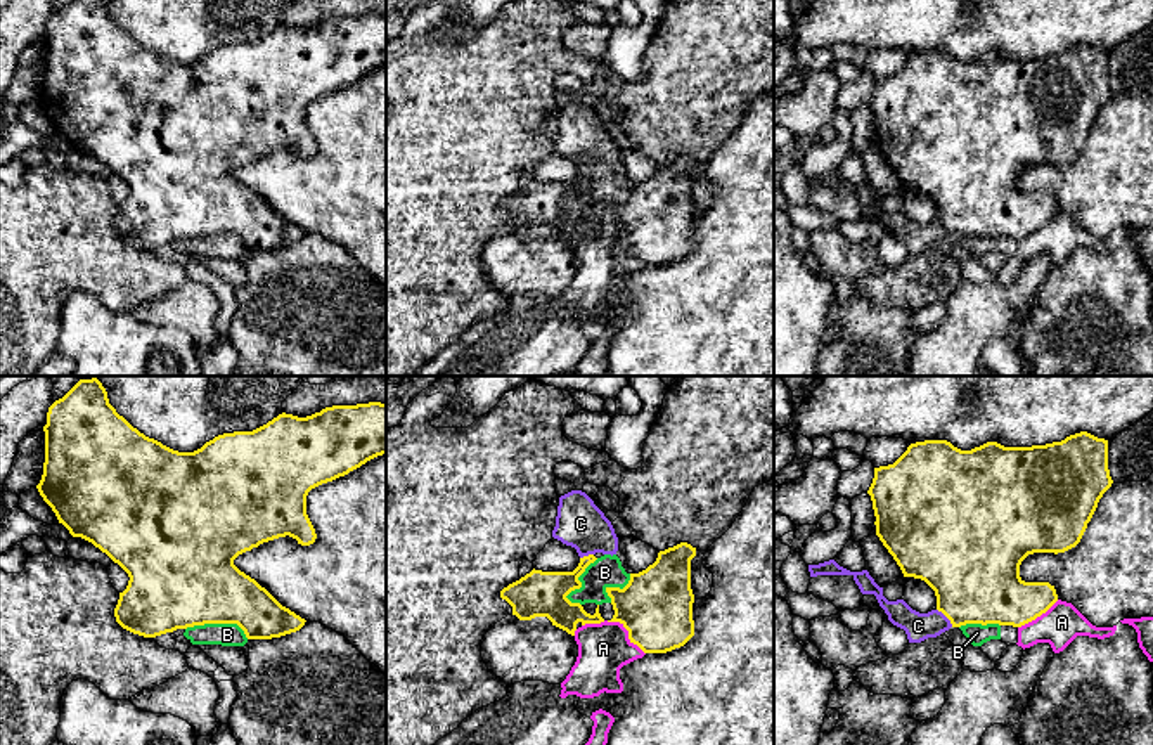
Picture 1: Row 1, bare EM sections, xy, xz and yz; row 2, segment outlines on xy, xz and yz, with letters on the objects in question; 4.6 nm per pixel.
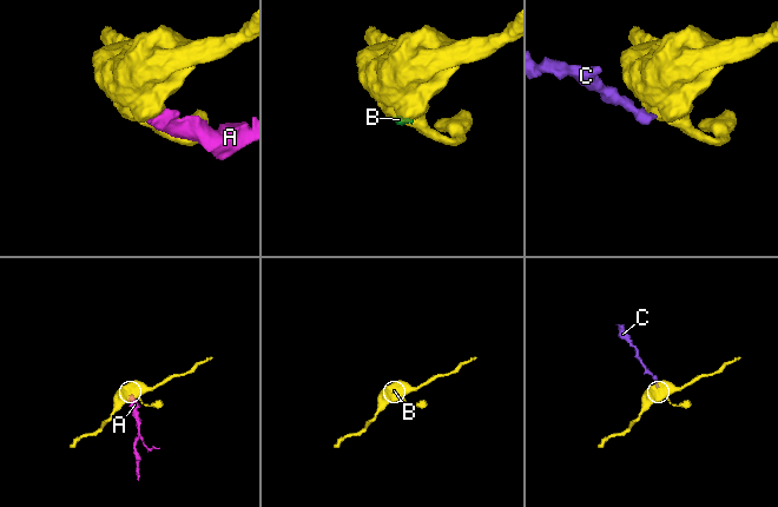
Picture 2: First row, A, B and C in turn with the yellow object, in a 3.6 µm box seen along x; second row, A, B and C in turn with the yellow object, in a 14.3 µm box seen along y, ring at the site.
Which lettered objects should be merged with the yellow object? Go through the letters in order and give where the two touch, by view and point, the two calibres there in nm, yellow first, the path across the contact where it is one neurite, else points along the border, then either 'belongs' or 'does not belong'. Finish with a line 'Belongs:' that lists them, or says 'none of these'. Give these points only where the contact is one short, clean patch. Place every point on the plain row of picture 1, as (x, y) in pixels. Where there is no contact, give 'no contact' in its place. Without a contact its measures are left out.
A: meets yellow in xz at (617, 233); 340 nm thick on the yellow side, 240 nm on the other; border along xz (582, 236), (617, 233), (644, 265); does not belong
B: meets yellow in xy at (219, 234); 440 nm thick on the yellow side, 110 nm on the other; border along xy (186, 239), (236, 236), (248, 250); does not belong
C: meets yellow in yz at (946, 227); 420 nm thick on the yellow side, 130 nm on the other; border along yz (937, 220), (953, 238); does not belong
Belongs: none of these

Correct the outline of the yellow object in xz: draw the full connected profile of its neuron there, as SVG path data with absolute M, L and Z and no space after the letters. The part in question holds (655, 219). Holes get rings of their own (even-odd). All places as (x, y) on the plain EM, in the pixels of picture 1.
M680 154L658 165L653 177L639 185L630 185L628 196L620 199L606 199L615 227L608 234L620 234L628 243L630 255L637 256L644 265L667 265L684 258L694 248L691 201L691 172L696 159Z

